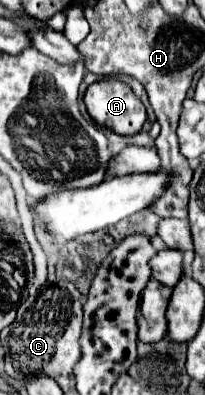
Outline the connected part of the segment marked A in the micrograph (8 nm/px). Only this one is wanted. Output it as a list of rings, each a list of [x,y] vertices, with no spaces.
[[[105,77],[89,85],[83,101],[87,113],[97,125],[107,127],[119,135],[135,135],[147,121],[141,99],[127,83],[115,77]]]

